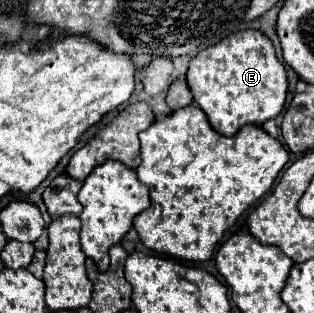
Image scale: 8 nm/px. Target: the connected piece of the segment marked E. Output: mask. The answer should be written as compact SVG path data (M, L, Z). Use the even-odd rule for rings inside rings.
M259 30L235 32L219 44L201 50L189 62L187 84L195 104L199 104L211 126L223 136L233 136L245 124L259 126L275 118L283 110L287 96L287 72L277 60L273 42Z

